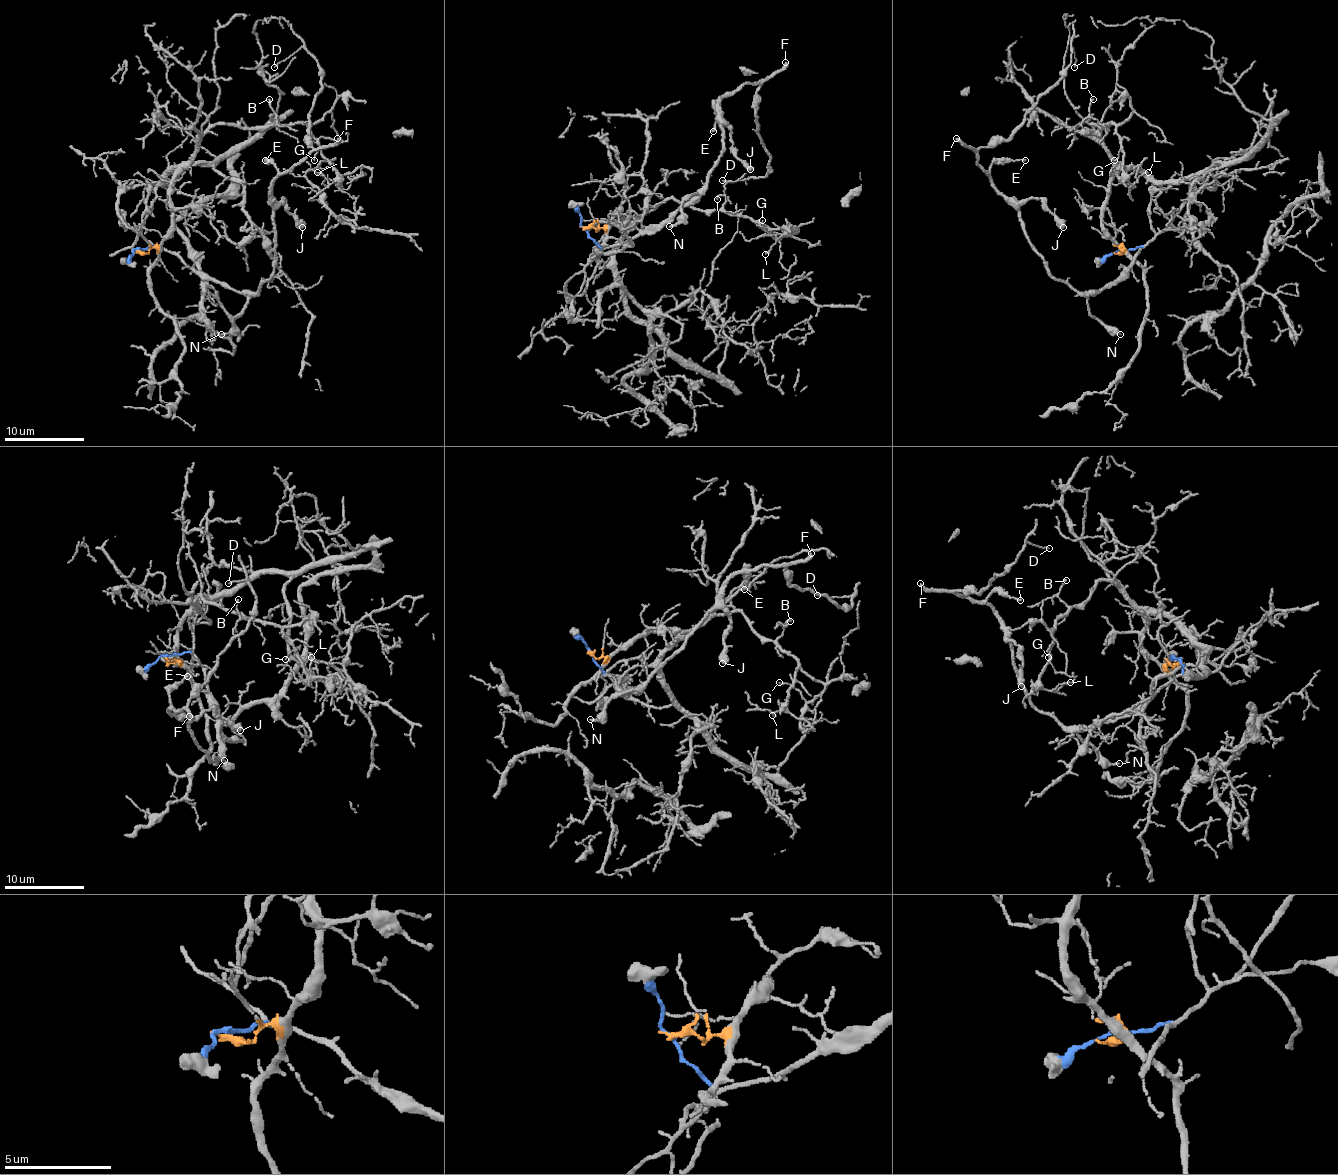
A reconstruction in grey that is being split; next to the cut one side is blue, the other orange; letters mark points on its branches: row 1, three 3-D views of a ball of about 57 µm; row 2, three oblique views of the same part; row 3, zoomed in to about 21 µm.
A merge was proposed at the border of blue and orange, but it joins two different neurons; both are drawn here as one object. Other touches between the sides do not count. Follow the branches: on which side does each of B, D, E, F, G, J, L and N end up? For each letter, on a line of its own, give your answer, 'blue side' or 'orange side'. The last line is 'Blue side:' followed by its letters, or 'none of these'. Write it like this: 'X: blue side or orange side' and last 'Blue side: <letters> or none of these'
B: orange side
D: blue side
E: blue side
F: blue side
G: orange side
J: blue side
L: orange side
N: blue side
Blue side: D, E, F, J, N

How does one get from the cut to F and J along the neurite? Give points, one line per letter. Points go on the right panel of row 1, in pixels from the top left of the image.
F: (1122, 250), (1142, 248), (1094, 292), (1080, 292), (1050, 272), (1020, 212), (977, 166), (977, 154), (955, 138)
J: (1122, 250), (1142, 248), (1112, 282), (1080, 292), (1050, 272), (1026, 234), (1020, 208), (1040, 198), (1064, 228)

